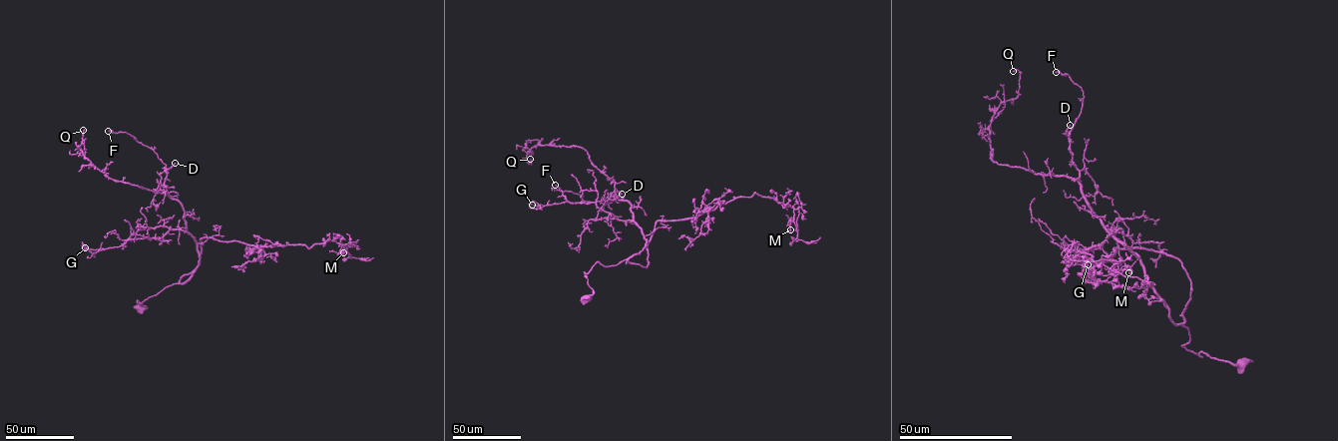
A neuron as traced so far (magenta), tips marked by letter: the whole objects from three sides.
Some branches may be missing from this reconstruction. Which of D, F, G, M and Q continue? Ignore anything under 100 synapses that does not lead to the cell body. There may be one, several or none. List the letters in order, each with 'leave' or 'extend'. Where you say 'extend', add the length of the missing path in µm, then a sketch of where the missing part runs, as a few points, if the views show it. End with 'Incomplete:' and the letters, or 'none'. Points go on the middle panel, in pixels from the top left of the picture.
D: leave
F: leave
G: leave
M: leave
Q: leave
Incomplete: none

